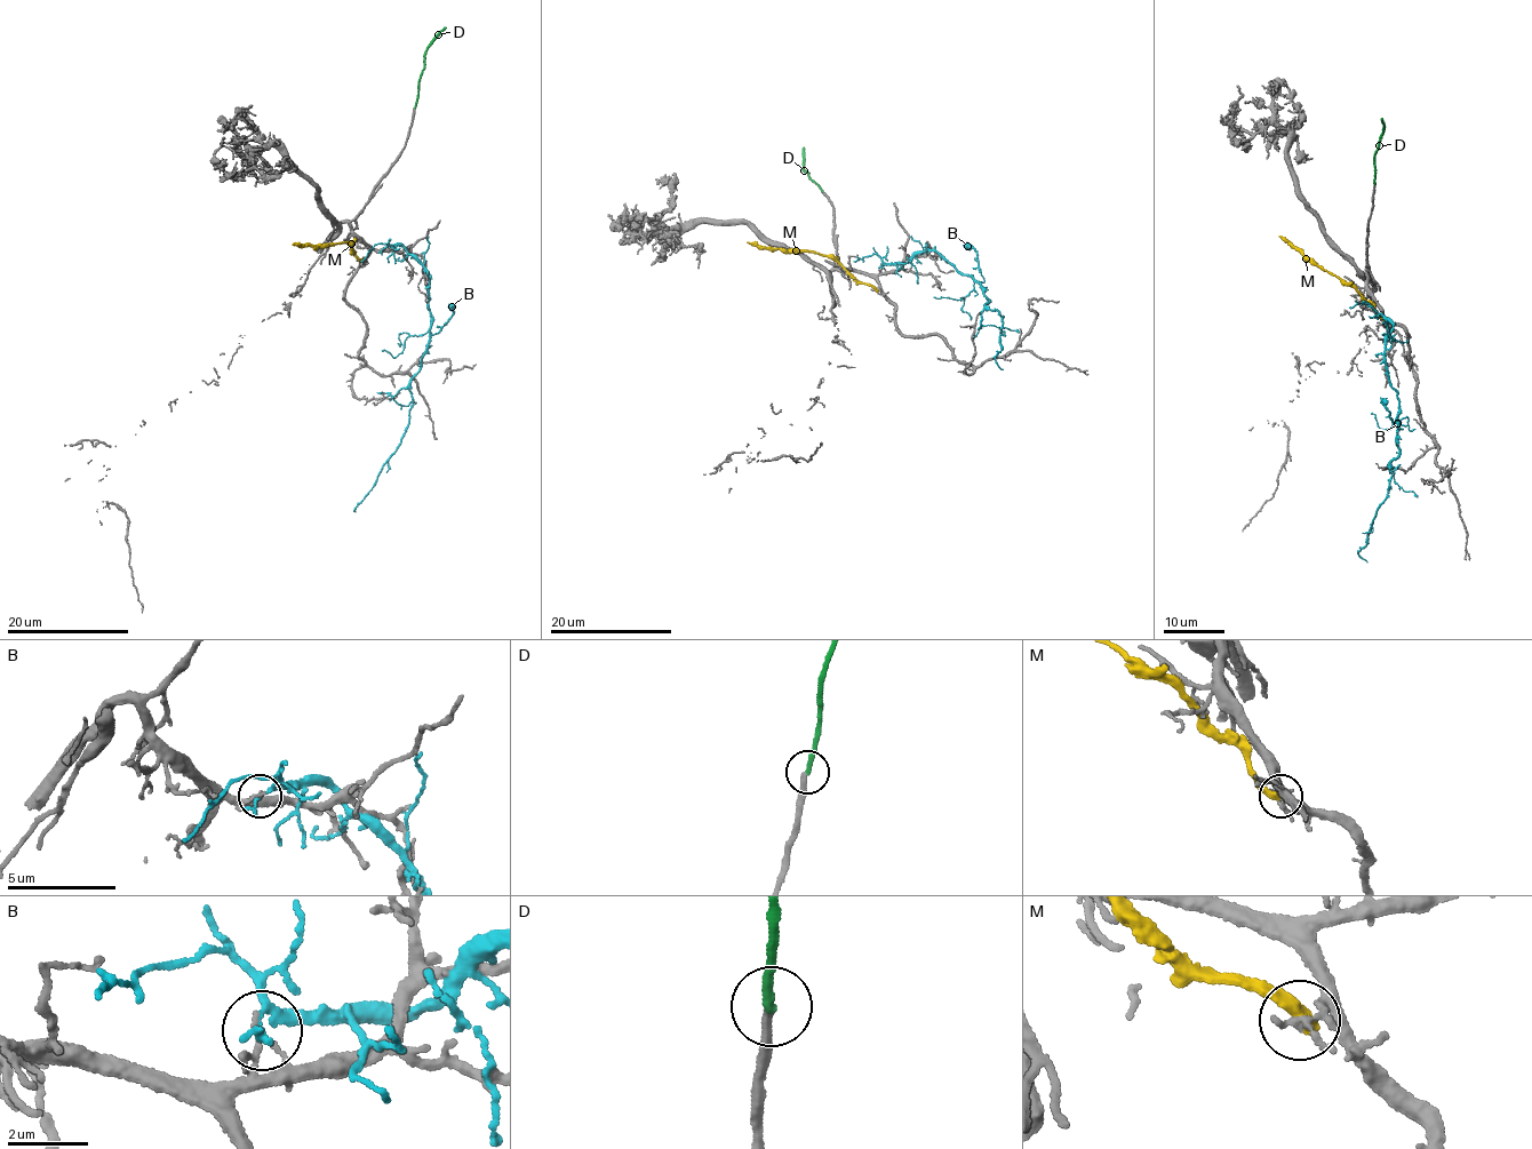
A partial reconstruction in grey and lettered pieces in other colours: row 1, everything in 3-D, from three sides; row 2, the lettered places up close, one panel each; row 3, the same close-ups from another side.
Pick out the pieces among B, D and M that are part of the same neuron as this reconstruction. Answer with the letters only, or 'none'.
none

